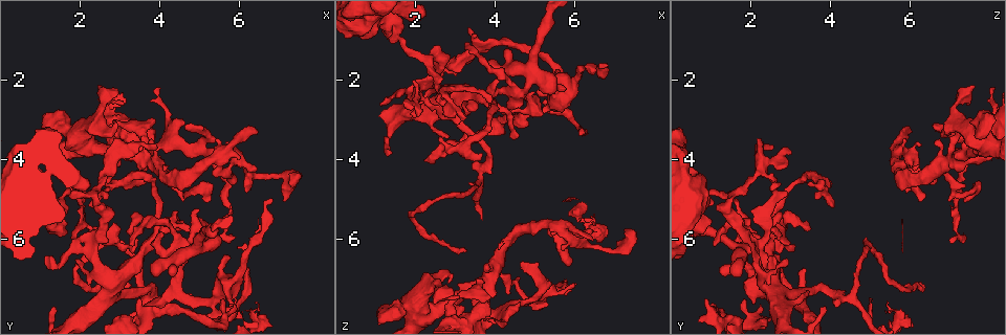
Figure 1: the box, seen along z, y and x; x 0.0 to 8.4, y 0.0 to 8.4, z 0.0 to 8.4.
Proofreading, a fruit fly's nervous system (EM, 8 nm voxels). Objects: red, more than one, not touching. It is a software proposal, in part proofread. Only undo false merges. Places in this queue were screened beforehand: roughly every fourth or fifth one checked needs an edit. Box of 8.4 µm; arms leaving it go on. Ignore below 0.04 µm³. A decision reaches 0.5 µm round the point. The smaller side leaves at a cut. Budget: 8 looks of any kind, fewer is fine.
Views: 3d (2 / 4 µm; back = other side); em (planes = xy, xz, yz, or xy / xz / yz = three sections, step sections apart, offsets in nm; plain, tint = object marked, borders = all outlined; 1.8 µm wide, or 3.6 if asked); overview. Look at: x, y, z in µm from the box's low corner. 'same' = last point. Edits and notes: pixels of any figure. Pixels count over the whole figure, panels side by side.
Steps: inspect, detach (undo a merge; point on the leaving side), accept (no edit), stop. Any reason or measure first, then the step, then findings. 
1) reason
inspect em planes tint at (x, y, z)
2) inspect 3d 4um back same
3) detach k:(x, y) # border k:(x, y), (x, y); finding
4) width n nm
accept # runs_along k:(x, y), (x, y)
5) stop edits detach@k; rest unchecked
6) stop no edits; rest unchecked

looks like a crossing
inspect em yz step 8 tint at (1.80, 3.35, 7.75)

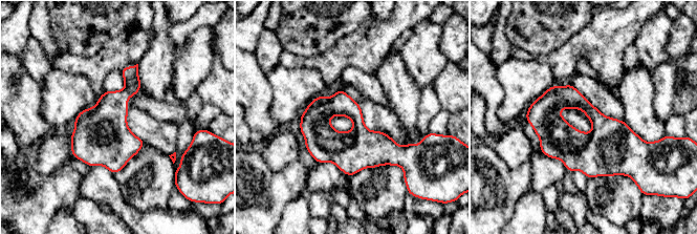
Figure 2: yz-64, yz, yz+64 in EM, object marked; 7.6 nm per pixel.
cut it another way
inspect em planes tint same

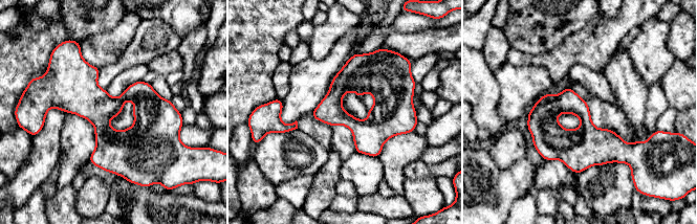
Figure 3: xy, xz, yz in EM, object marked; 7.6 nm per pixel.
accept # runs_along 3:(48, 104), (140, 96), (173, 110); continuous, no second neuron

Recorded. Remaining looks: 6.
abrupt turn
inspect em xy step 8 tint at (3.95, 3.70, 7.95)

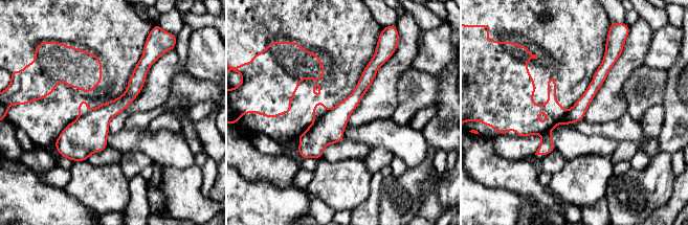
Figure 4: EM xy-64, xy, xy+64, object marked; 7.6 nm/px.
cut it another way
inspect em planes tint same

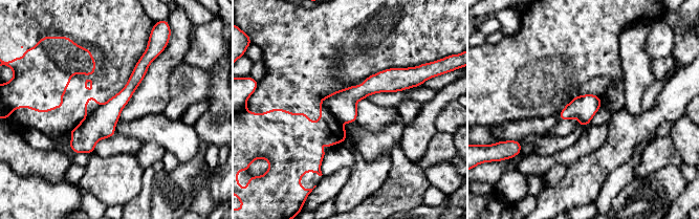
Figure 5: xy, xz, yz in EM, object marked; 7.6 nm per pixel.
width 190 nm
detach 5:(330, 130) # border 5:(322, 97), (327, 108), (341, 123); a second neuron is stuck on

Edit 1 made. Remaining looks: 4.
see it whole again
inspect overview

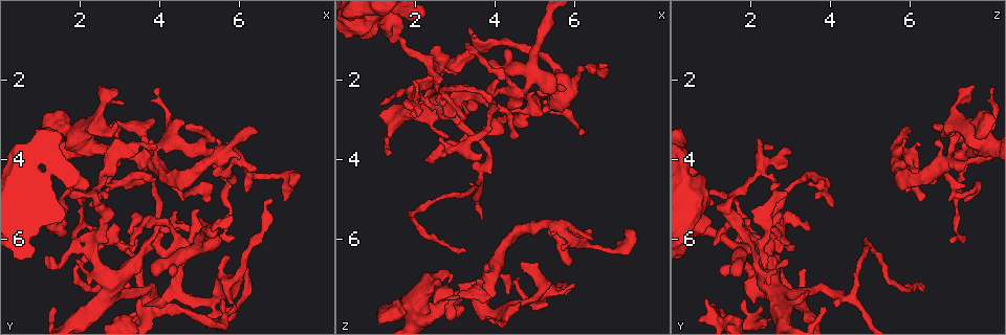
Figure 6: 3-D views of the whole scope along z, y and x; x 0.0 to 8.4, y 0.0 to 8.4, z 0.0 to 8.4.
inspect em planes tint at (6.85, 4.40, 6.25)

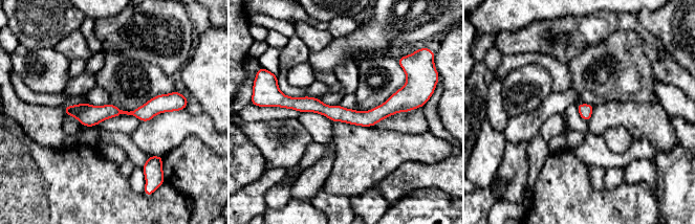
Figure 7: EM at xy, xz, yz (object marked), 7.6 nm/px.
accept # runs_along 7:(284, 99), (350, 116), (409, 106); continuous, no second neuron

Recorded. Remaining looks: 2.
stop edits detach@5; rest unchecked

